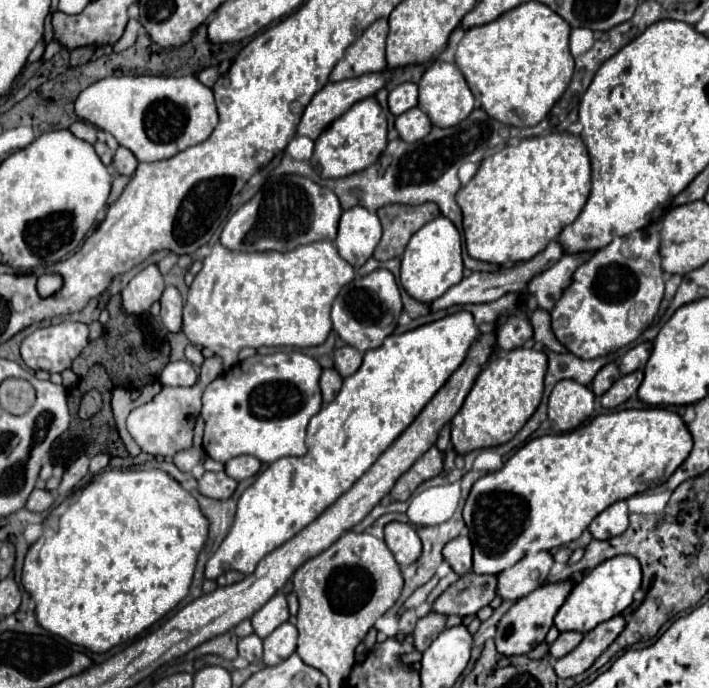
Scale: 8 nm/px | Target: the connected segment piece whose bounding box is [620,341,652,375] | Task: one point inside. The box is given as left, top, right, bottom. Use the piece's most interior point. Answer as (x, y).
(636, 358)

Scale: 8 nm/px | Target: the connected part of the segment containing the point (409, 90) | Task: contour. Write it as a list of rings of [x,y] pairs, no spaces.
[[[402,83],[388,95],[388,107],[394,115],[402,115],[416,105],[418,105],[418,85],[416,83]]]

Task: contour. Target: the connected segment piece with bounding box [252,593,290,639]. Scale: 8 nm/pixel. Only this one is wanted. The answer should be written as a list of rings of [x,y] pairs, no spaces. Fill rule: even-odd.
[[[276,593],[262,609],[258,609],[258,611],[252,615],[254,633],[264,639],[264,637],[268,637],[278,625],[286,623],[288,617],[290,617],[290,613],[288,613],[286,597],[284,597],[284,593]]]

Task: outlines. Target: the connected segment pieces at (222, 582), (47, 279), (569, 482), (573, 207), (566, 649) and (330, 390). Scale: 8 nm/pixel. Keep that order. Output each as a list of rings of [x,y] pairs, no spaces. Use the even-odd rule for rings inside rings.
[[[226,571],[226,573],[222,573],[222,575],[216,579],[216,583],[218,583],[220,587],[226,587],[226,585],[238,583],[238,581],[242,581],[242,579],[244,579],[242,573],[238,573],[238,571]]]
[[[46,273],[38,277],[36,287],[42,297],[48,297],[48,295],[54,295],[62,287],[62,279],[54,277],[54,273]]]
[[[648,407],[648,409],[622,409],[621,411],[614,411],[614,413],[605,413],[594,417],[590,423],[574,429],[574,431],[568,431],[568,433],[560,433],[560,435],[544,435],[544,437],[536,437],[532,441],[528,441],[522,449],[518,449],[506,463],[500,471],[494,471],[494,473],[488,473],[484,477],[480,477],[468,499],[466,499],[466,505],[464,505],[464,521],[470,529],[470,539],[472,539],[472,545],[474,545],[474,567],[472,571],[474,573],[482,573],[482,575],[496,575],[508,567],[512,567],[514,563],[518,563],[526,553],[538,553],[542,549],[550,551],[554,547],[562,547],[574,539],[578,539],[582,535],[582,531],[590,525],[590,521],[602,513],[606,507],[610,507],[612,503],[616,501],[624,501],[632,495],[638,495],[638,493],[644,493],[648,489],[654,489],[658,487],[660,483],[664,483],[674,471],[676,467],[680,467],[680,463],[684,463],[684,459],[688,457],[688,451],[692,451],[692,435],[688,435],[688,427],[686,423],[682,421],[682,417],[670,409],[662,409],[662,407]]]
[[[550,133],[540,137],[522,139],[516,145],[506,145],[502,151],[486,157],[480,163],[478,173],[468,185],[464,185],[456,201],[464,215],[464,241],[470,257],[488,261],[494,265],[520,263],[532,259],[560,231],[570,225],[582,211],[590,195],[590,157],[586,145],[578,135],[572,133]]]
[[[564,631],[564,633],[560,633],[560,637],[550,645],[550,657],[552,659],[560,659],[560,657],[568,655],[574,647],[578,647],[582,637],[584,635],[578,633],[578,631]]]
[[[324,369],[322,377],[320,377],[320,389],[322,389],[322,399],[324,405],[328,405],[340,391],[342,387],[342,377],[336,369]]]

